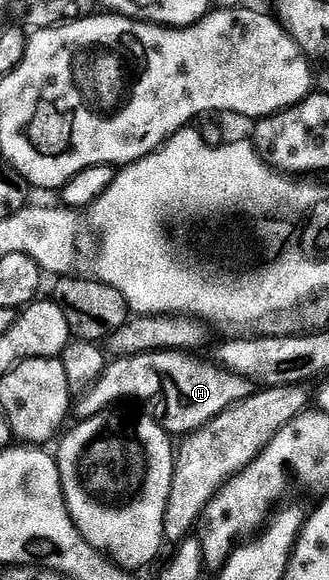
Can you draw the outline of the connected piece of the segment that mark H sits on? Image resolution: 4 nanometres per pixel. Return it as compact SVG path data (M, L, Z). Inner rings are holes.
M163 349L160 351L148 351L140 355L122 355L118 357L115 363L114 360L107 362L102 376L87 391L81 392L77 396L76 402L72 407L73 418L81 421L88 417L96 417L102 411L111 410L112 405L121 404L118 403L121 399L143 399L144 402L151 403L155 407L153 410L160 416L161 422L171 436L186 437L191 432L200 430L202 426L212 421L218 414L222 414L229 407L244 401L256 391L255 384L251 383L249 379L244 379L216 365L212 367L194 361L184 355L187 354L181 353L176 349Z

